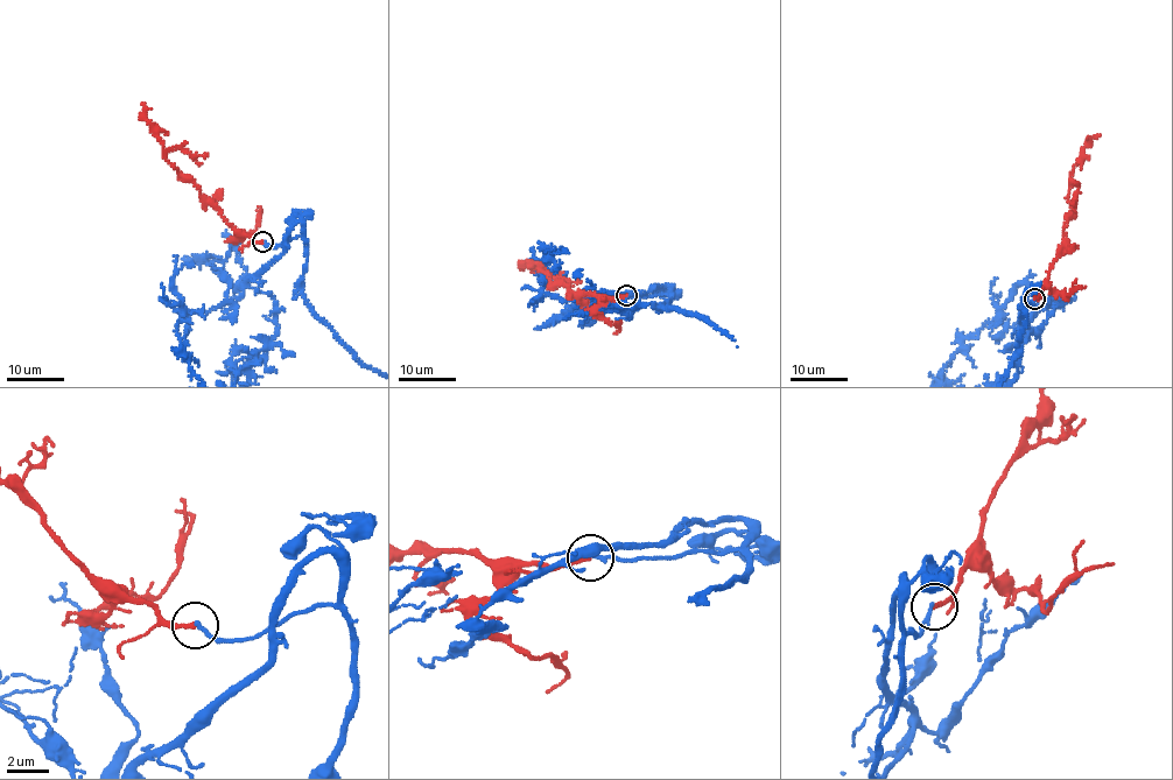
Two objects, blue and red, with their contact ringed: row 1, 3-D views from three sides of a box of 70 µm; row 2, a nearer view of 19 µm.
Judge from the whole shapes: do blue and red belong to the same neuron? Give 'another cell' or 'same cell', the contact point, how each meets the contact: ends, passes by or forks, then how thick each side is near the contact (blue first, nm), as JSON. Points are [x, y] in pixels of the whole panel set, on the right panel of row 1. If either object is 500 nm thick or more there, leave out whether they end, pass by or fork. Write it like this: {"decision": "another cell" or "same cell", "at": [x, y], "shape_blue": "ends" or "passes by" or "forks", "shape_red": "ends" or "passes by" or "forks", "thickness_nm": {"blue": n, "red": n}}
{"decision": "another cell", "at": [1034, 299], "shape_blue": "ends", "shape_red": "ends", "thickness_nm": {"blue": 200, "red": 220}}

